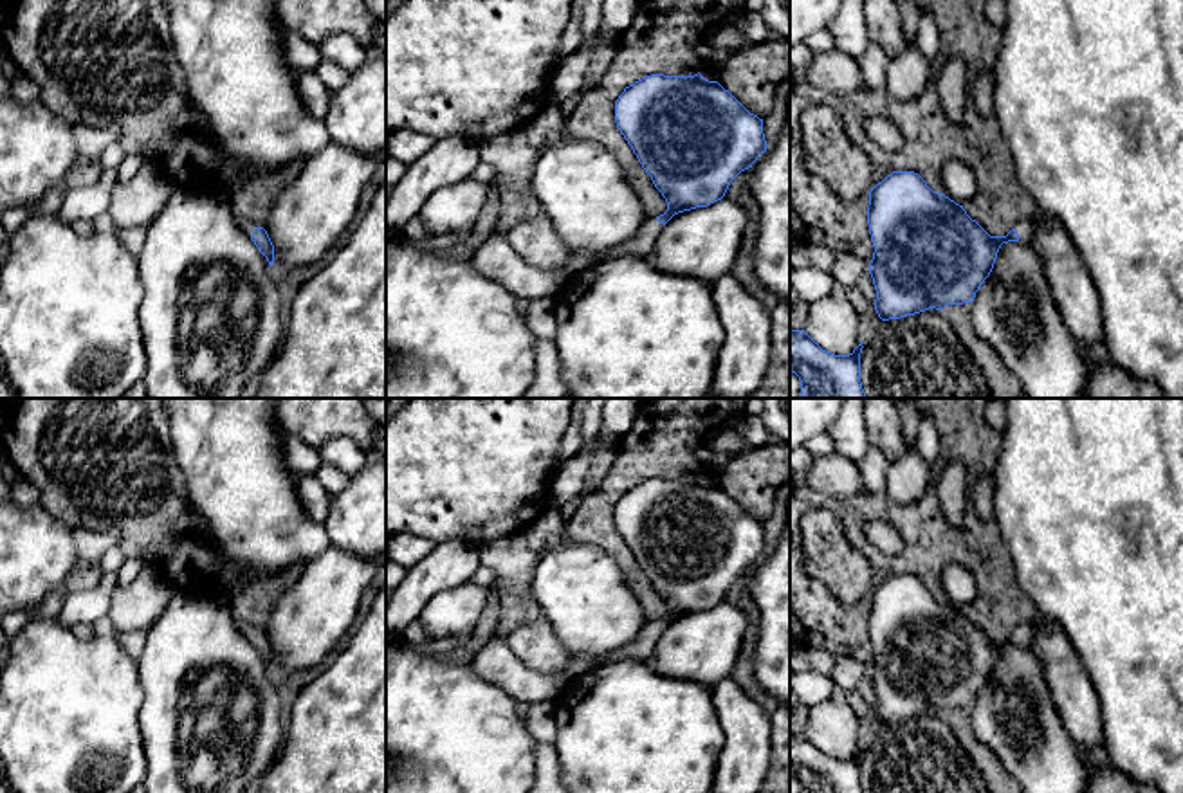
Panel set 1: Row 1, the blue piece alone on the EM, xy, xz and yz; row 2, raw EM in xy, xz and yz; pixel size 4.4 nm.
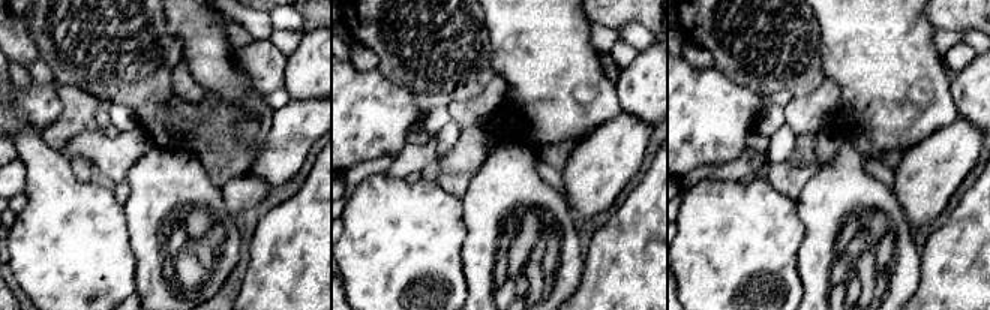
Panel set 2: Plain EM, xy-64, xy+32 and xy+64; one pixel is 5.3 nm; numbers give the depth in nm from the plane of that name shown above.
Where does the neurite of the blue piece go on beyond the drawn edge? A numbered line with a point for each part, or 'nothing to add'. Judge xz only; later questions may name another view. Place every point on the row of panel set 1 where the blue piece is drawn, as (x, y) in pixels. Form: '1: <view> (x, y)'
1: xz (495, 258)

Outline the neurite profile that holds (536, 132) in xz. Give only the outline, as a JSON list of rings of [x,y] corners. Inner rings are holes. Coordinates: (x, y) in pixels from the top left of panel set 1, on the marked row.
[[[548,105],[528,124],[518,130],[523,139],[534,148],[541,150],[548,142],[548,135],[564,128],[564,119],[557,105]]]

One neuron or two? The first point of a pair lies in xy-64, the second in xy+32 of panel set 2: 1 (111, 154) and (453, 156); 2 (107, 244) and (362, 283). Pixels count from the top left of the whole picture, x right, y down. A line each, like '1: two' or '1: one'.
1: one
2: one

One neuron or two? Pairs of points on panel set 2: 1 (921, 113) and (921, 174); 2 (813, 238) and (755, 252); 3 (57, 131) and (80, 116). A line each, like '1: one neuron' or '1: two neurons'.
1: two neurons
2: two neurons
3: one neuron

